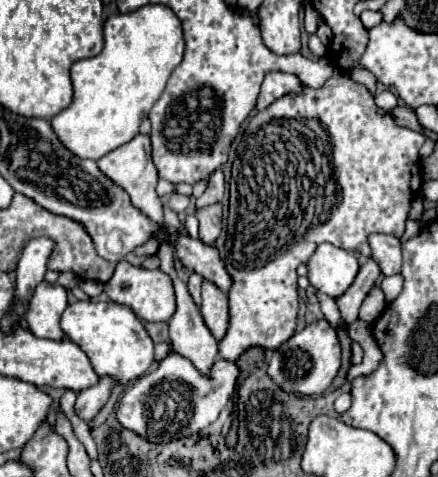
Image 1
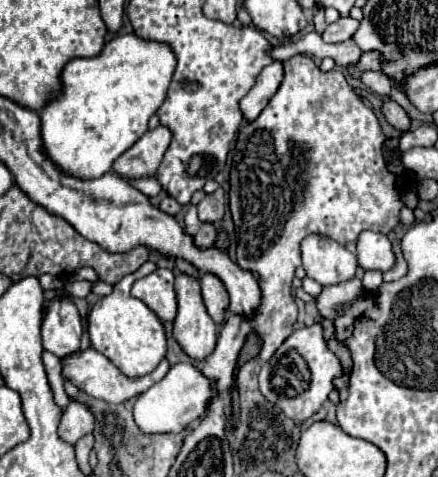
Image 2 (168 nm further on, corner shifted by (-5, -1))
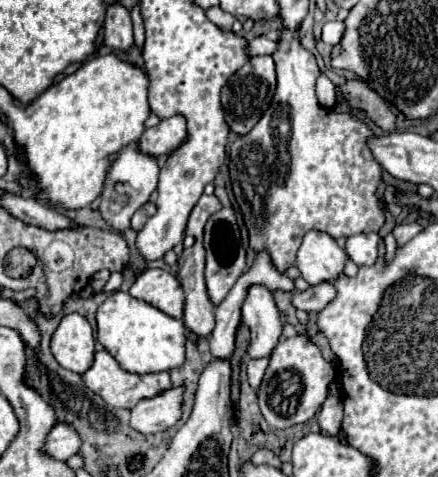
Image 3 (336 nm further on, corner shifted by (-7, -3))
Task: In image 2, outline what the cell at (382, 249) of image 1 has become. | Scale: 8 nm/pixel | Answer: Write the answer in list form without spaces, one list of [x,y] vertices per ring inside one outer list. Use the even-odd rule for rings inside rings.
[[[365,232],[357,238],[357,262],[365,270],[389,270],[395,264],[391,242],[385,234]]]

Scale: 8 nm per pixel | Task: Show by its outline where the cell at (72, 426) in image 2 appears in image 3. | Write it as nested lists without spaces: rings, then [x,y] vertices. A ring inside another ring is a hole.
[[[59,422],[47,436],[47,444],[45,444],[45,452],[57,460],[67,460],[73,454],[77,454],[81,448],[81,436],[79,432],[67,424],[67,422]]]

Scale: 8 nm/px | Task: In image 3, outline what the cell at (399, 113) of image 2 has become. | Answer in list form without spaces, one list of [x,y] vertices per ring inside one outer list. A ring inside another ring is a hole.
[[[349,80],[345,86],[337,86],[337,92],[343,92],[343,96],[349,100],[353,108],[365,110],[365,114],[383,130],[395,132],[397,128],[397,116],[393,114],[391,106],[365,82],[361,80]]]

